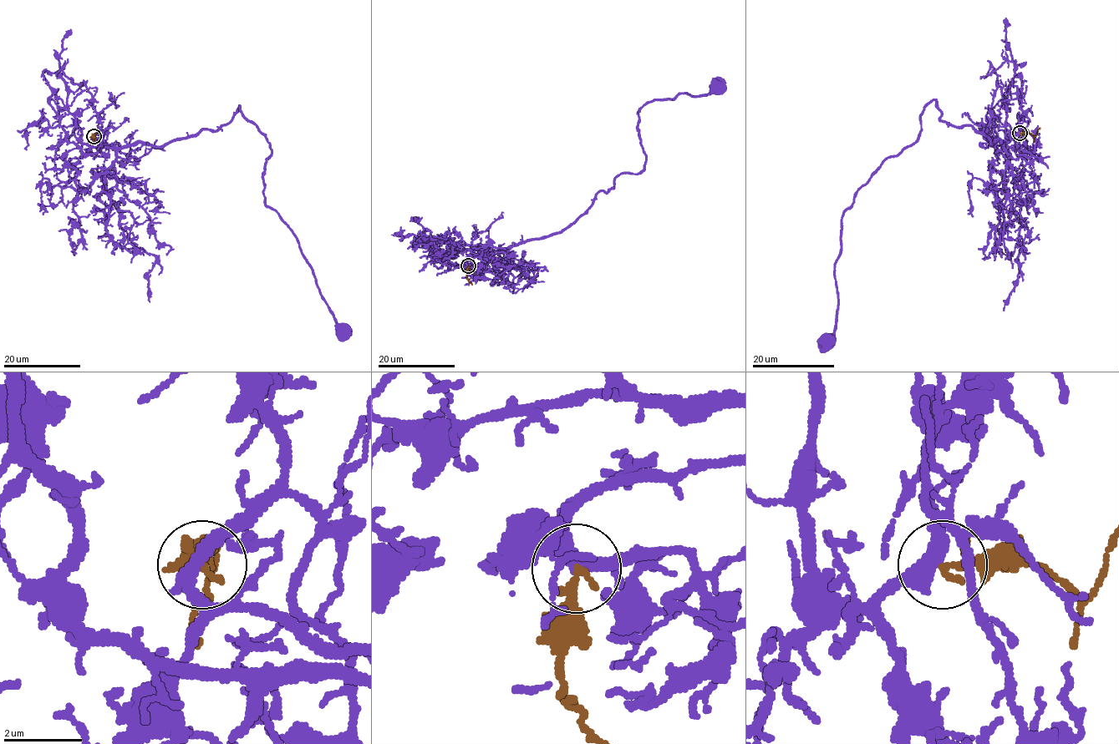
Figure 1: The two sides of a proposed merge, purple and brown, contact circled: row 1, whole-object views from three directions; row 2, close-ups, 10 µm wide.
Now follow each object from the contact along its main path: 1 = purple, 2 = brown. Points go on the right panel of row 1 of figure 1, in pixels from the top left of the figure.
1: (1019, 133), (992, 144), (928, 104), (916, 140), (888, 157), (843, 214), (836, 321), (825, 343)
2: (1019, 133), (1034, 135), (1040, 128)

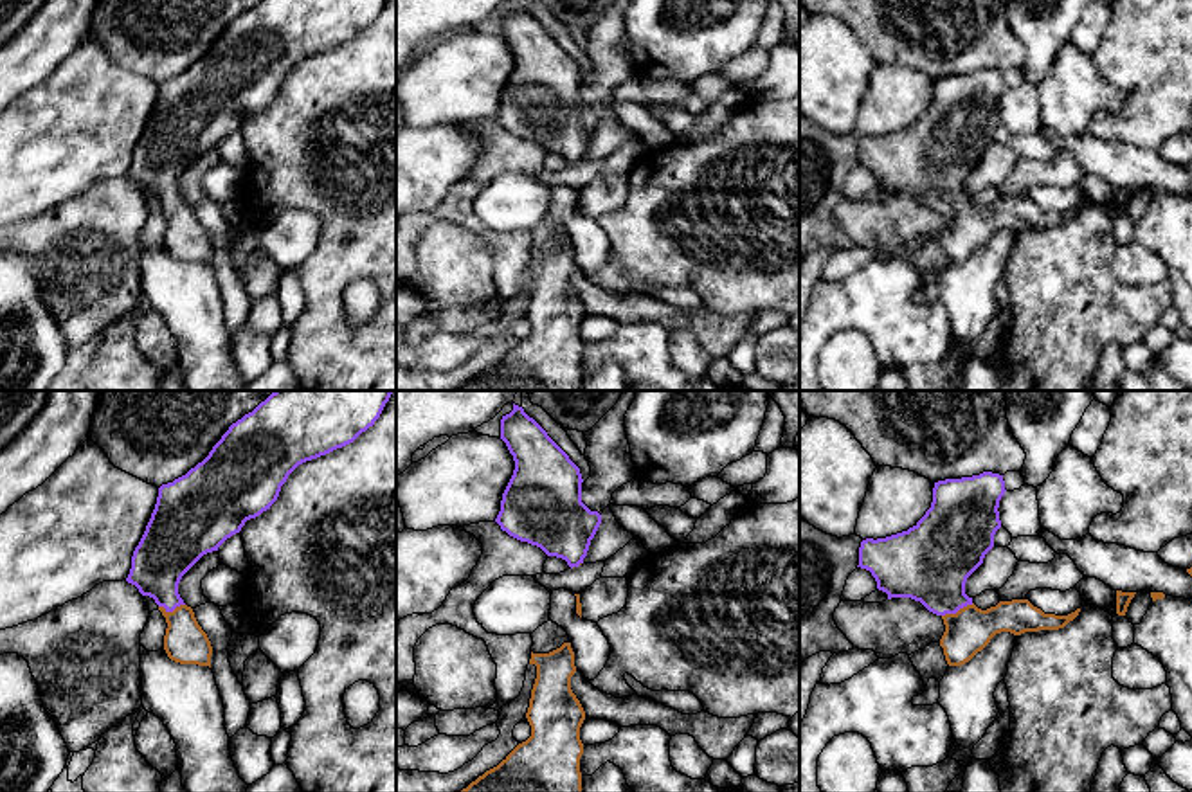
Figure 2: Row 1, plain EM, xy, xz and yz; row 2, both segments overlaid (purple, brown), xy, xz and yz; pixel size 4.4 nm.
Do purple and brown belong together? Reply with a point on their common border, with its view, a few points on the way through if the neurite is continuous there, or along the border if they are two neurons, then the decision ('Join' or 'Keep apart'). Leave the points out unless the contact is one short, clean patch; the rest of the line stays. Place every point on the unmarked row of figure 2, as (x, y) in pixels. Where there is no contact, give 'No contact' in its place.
Touches purple at yz (957, 207). Path across: yz (930, 159), (957, 207), (969, 227). Join

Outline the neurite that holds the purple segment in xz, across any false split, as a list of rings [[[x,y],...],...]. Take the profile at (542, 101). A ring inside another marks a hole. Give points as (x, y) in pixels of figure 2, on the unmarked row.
[[[522,4],[501,16],[501,36],[515,58],[495,119],[510,133],[578,164],[601,112],[582,99],[582,70]]]

